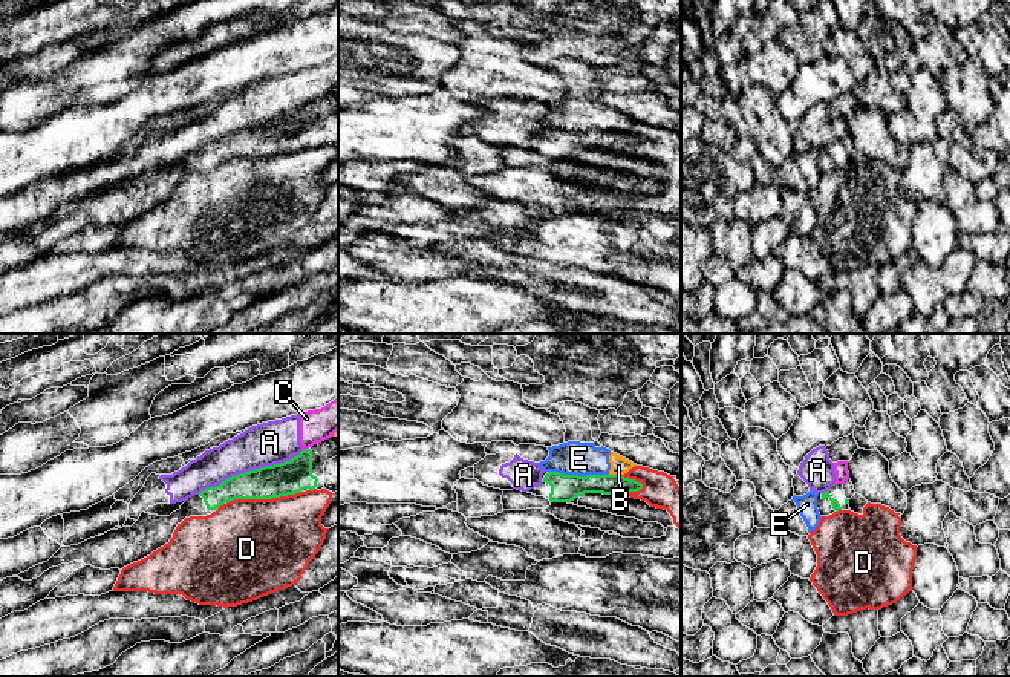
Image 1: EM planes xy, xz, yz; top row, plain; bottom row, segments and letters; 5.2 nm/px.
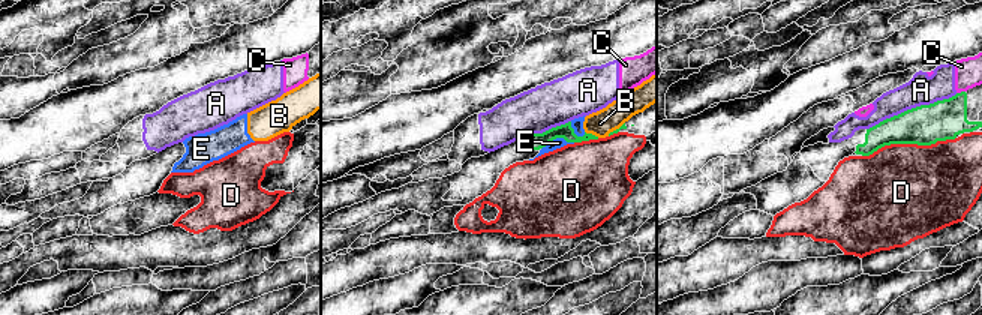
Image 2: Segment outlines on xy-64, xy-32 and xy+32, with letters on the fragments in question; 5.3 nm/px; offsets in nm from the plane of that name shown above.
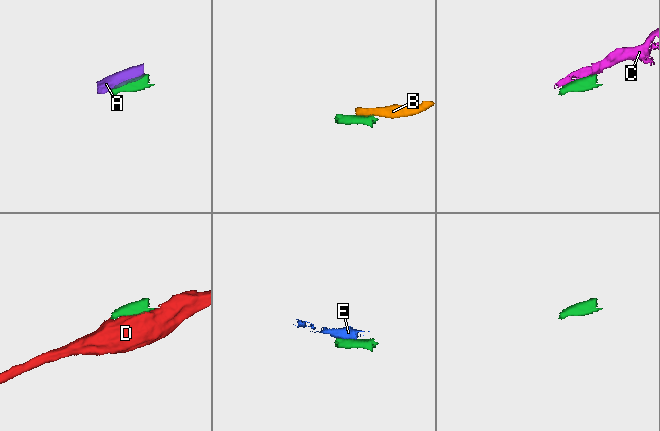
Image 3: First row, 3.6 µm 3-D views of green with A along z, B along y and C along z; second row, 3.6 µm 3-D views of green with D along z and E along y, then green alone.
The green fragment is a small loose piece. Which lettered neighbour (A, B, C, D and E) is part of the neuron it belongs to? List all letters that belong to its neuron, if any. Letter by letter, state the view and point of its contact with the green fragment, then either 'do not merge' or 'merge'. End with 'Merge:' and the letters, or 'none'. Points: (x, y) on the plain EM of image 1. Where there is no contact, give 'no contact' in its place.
A: meets green in xy at (250, 127); do not merge
B: meets green in xz at (615, 132); do not merge
C: meets green in xy at (305, 106); do not merge
D: meets green in xy at (263, 155); do not merge
E: meets green in xz at (577, 132); do not merge
Merge: none

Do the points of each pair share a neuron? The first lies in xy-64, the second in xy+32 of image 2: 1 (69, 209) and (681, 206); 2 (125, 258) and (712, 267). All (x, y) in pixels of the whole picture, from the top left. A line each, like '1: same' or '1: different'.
1: different
2: same

